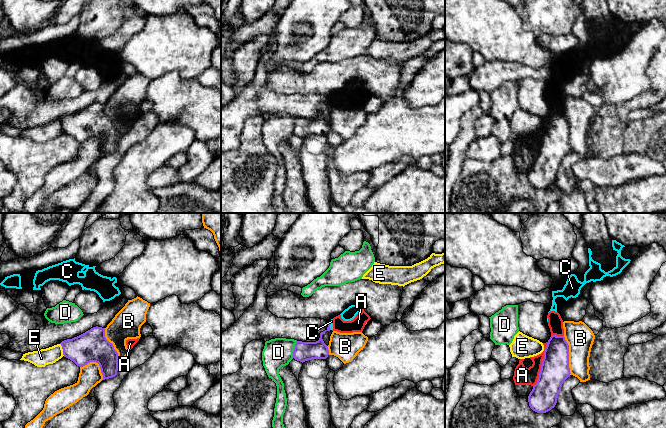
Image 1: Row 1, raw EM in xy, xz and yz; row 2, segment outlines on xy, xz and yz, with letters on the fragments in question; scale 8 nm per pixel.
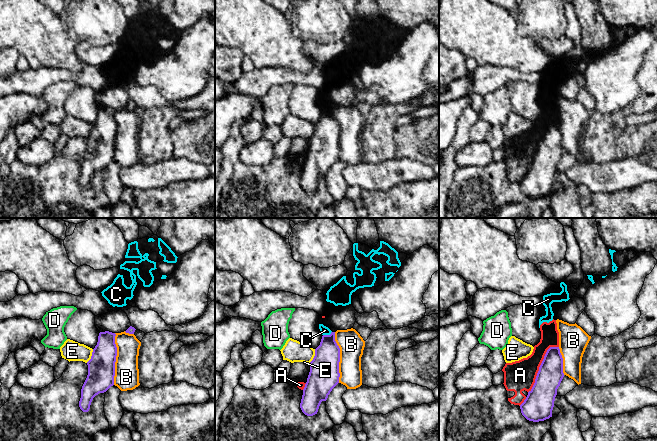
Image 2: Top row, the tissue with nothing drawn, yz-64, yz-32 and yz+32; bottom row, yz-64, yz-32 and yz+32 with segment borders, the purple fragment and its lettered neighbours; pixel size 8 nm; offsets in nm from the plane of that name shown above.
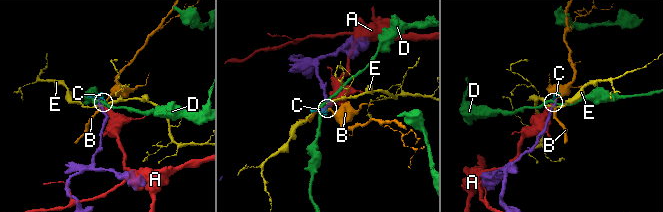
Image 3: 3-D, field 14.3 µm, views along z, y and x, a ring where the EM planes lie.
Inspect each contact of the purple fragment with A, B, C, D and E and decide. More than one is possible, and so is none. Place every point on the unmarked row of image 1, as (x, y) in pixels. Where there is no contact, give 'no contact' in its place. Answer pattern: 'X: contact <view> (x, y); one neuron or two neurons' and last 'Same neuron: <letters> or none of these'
A: contact yz (542, 140); two neurons
B: contact yz (568, 131); two neurons
C: contact xz (329, 103); two neurons
D: contact xz (294, 125); two neurons
E: contact xy (63, 125); two neurons
Same neuron: none of these

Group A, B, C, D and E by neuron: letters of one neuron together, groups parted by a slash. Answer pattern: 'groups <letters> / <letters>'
groups A C / B / D / E

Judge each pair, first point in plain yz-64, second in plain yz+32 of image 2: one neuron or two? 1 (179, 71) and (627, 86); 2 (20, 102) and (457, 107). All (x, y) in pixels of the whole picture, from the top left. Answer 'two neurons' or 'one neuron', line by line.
1: one neuron
2: one neuron

